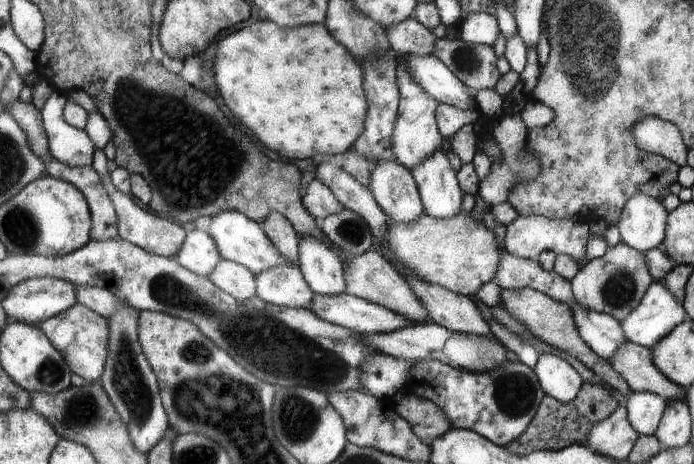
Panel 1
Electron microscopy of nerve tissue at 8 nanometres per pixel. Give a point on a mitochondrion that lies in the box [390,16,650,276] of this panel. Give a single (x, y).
(468, 63)

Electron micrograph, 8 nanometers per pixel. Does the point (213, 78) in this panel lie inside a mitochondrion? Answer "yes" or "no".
no

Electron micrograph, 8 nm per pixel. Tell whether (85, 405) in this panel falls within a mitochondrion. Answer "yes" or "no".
yes

